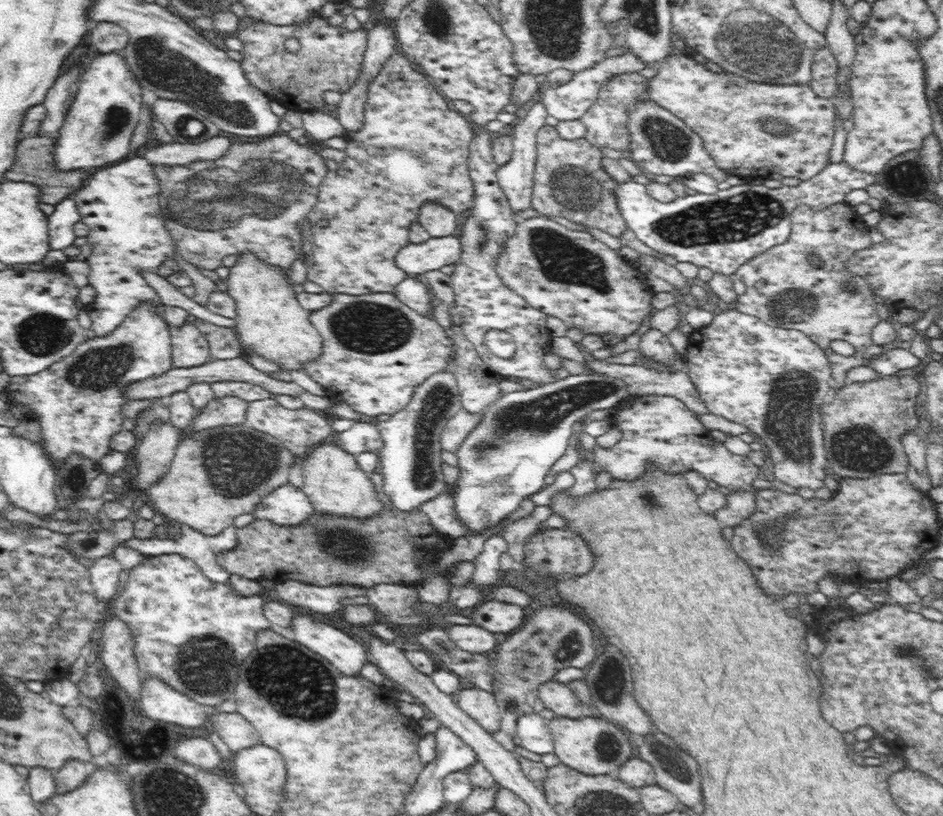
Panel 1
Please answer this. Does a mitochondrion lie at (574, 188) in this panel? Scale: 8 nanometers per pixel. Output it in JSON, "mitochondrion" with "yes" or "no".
{"mitochondrion":"yes"}

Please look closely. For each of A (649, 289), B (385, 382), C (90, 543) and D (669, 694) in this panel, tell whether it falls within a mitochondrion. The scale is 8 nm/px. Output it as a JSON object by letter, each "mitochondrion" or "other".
{"A":"other","B":"other","C":"mitochondrion","D":"other"}

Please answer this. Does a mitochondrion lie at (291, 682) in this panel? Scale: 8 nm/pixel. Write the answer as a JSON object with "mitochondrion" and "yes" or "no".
{"mitochondrion":"yes"}

